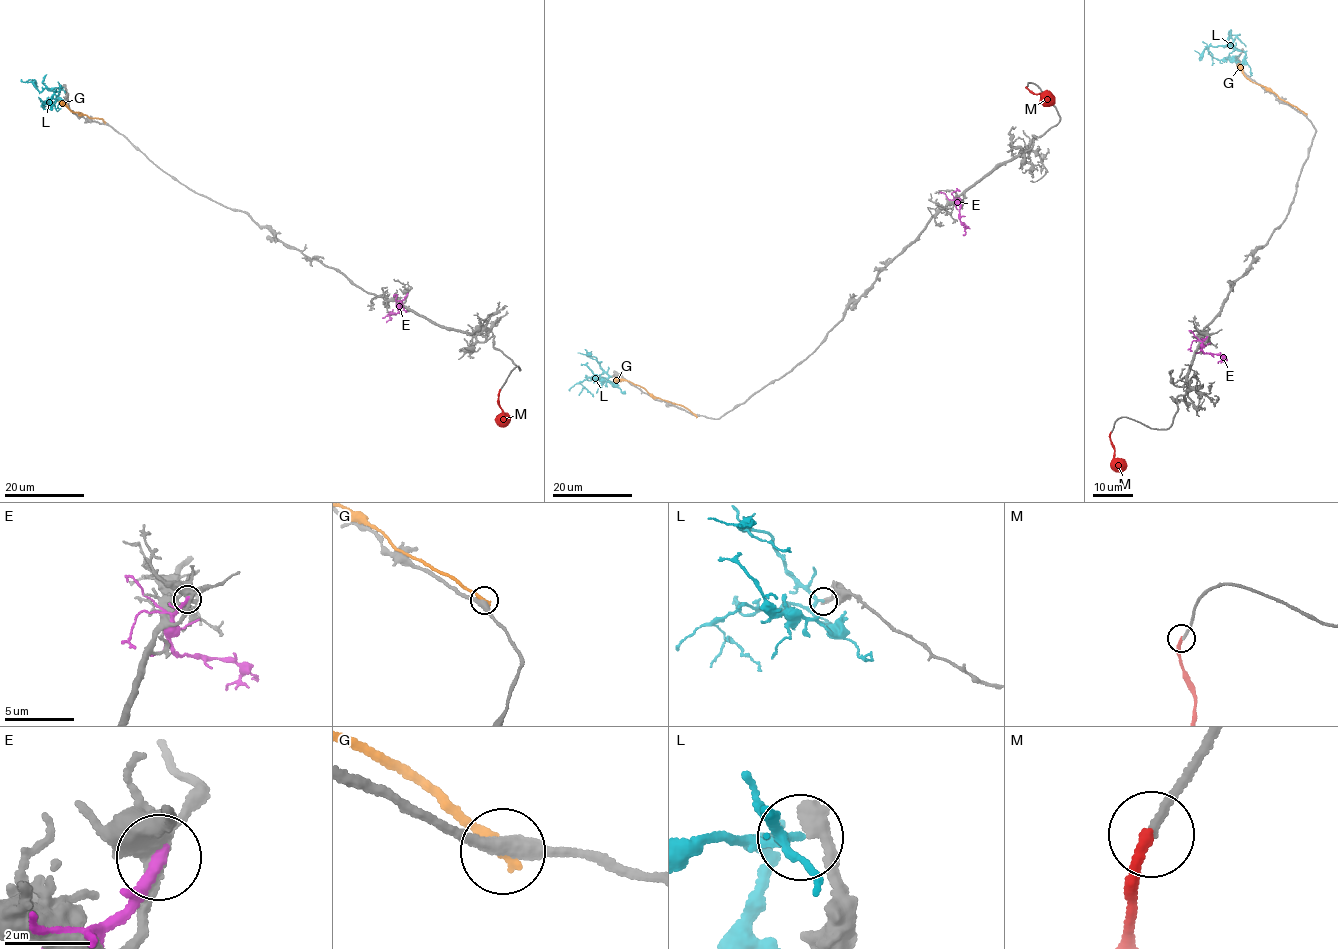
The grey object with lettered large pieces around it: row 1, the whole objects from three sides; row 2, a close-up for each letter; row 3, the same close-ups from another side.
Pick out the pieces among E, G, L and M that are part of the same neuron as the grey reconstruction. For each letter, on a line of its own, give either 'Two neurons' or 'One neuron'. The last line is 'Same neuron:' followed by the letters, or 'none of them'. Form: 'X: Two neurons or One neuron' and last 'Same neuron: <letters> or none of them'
E: Two neurons
G: Two neurons
L: Two neurons
M: One neuron
Same neuron: M

